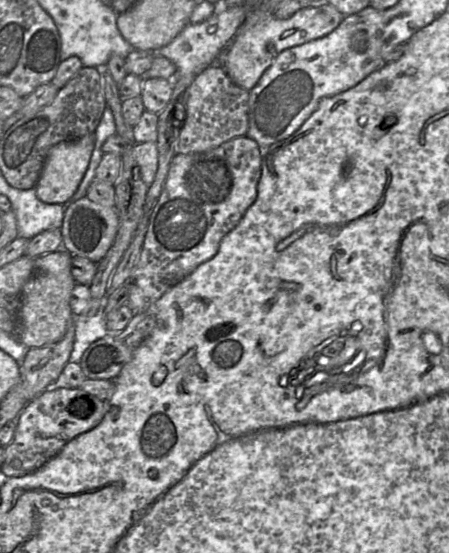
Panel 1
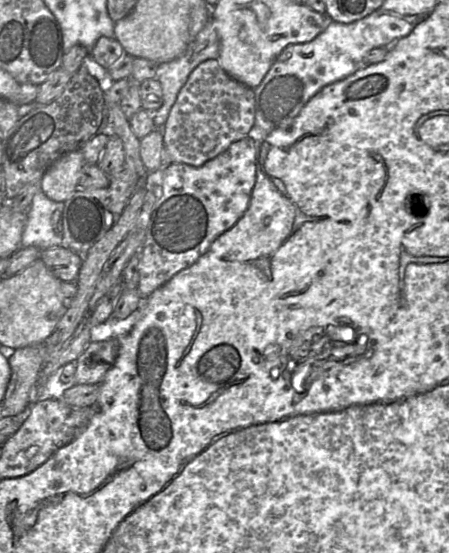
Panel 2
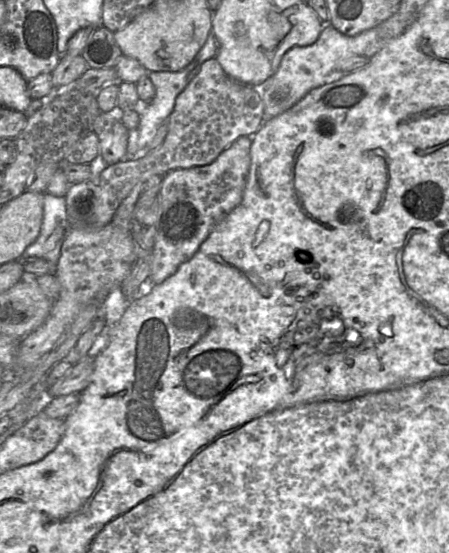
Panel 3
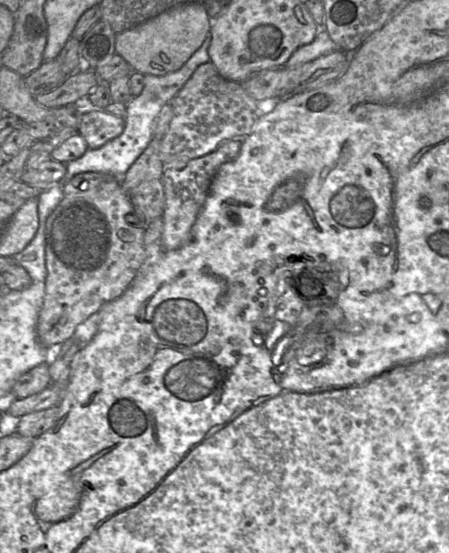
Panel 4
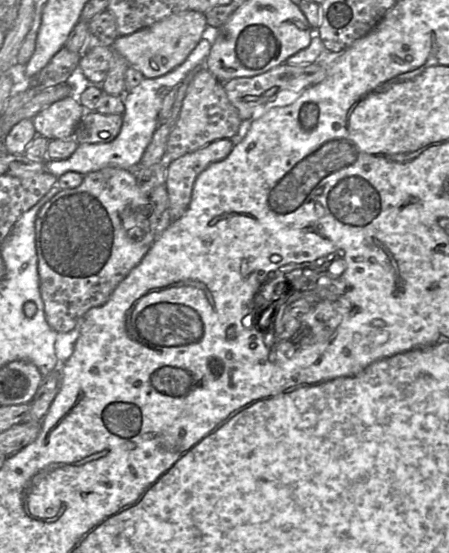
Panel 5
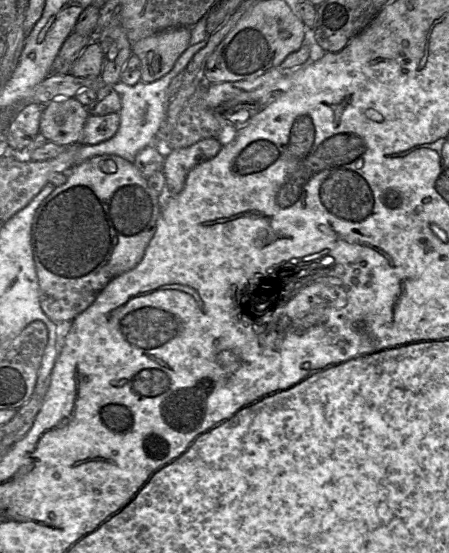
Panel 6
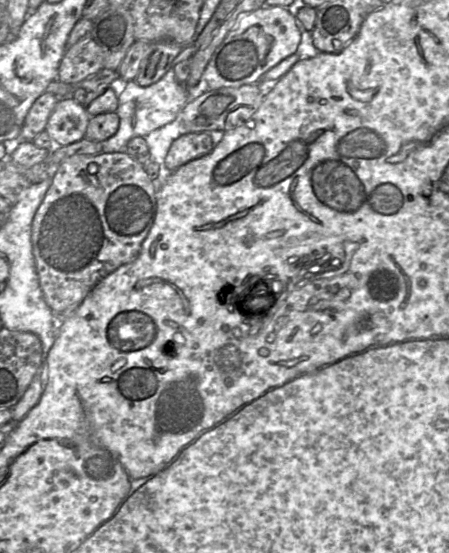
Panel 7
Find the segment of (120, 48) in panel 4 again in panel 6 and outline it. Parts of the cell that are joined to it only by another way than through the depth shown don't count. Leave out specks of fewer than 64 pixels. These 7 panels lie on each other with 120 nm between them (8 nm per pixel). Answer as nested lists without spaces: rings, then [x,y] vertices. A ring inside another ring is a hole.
[[[177,27],[160,31],[132,43],[132,52],[141,61],[141,81],[154,82],[171,71],[177,59],[190,46],[191,27]]]

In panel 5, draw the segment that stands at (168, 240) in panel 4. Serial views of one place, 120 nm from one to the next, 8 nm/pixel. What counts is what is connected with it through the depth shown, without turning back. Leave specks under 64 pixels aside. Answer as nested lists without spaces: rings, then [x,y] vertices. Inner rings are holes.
[[[218,139],[194,152],[167,160],[165,186],[171,223],[181,218],[188,209],[198,175],[210,164],[225,159],[233,147],[231,139]]]

